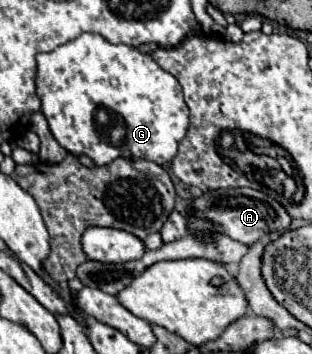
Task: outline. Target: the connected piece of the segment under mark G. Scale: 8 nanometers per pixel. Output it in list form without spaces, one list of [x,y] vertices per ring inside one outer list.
[[[85,32],[51,52],[37,54],[35,84],[41,112],[55,140],[75,156],[89,156],[97,166],[105,166],[115,158],[145,158],[163,166],[175,158],[177,146],[187,134],[189,108],[177,78],[165,72],[149,54],[141,54],[127,44],[111,44],[99,34]]]

